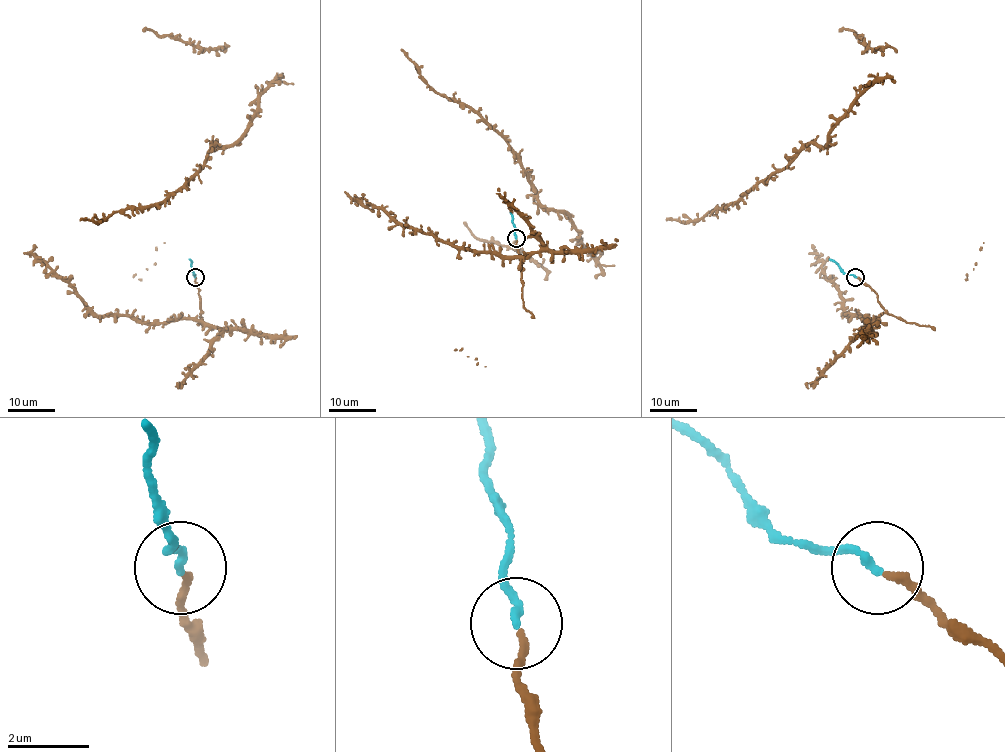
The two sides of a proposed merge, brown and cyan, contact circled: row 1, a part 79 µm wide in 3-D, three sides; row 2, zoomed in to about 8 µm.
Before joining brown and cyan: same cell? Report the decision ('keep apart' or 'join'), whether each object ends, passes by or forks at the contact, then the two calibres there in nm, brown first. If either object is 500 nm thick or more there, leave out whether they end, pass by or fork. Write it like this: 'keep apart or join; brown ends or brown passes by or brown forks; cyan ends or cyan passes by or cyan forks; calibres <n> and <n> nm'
join; brown ends; cyan ends; calibres 180 and 200 nm

